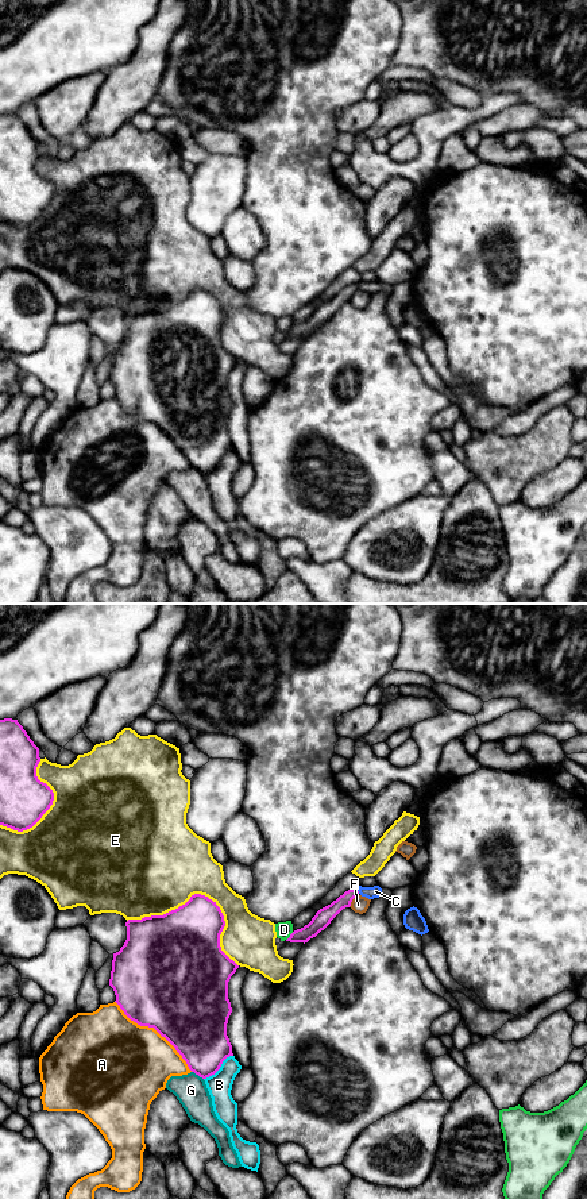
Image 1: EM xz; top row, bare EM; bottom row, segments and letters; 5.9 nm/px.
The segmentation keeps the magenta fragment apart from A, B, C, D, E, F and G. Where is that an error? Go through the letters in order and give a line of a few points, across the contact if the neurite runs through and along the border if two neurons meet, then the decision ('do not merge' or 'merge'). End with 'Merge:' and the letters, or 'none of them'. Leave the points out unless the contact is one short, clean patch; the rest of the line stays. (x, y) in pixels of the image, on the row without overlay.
A: do not merge
B: do not merge
C: do not merge
D: do not merge
E: do not merge
F: line xz (358, 290), (348, 301); do not merge
G: do not merge
Merge: none of them

